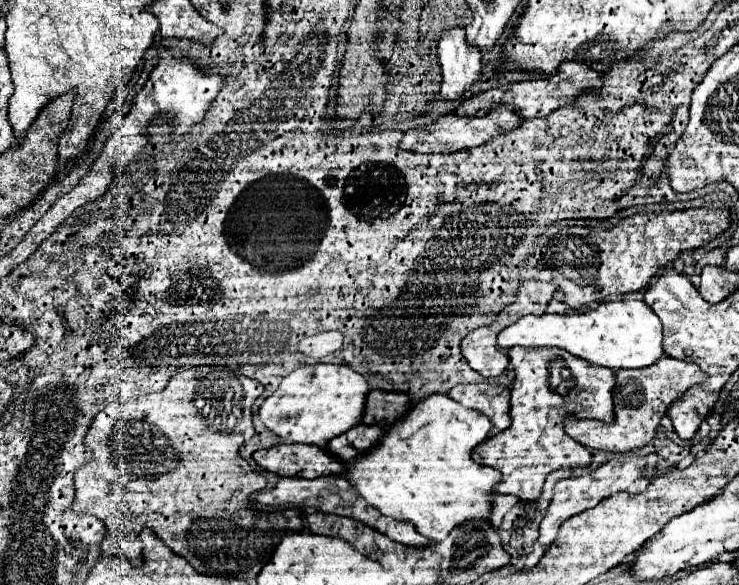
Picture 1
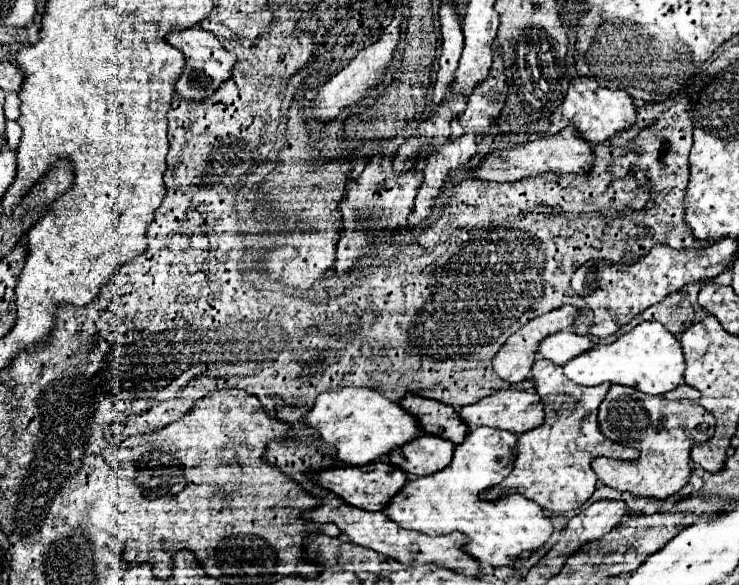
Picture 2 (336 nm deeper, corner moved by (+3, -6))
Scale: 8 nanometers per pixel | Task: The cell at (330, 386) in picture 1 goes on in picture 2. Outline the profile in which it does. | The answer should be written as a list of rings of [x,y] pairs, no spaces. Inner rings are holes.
[[[336,387],[320,393],[312,409],[304,415],[304,425],[314,429],[318,439],[334,449],[334,459],[348,465],[378,461],[394,447],[420,435],[420,427],[412,415],[408,415],[398,403],[368,387]]]

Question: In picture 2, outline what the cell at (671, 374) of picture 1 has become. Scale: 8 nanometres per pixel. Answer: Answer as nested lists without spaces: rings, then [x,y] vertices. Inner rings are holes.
[[[612,385],[606,399],[600,405],[598,423],[602,433],[622,445],[636,447],[640,459],[622,461],[596,457],[592,469],[598,479],[618,491],[630,491],[640,497],[666,499],[678,493],[690,477],[690,447],[694,443],[704,443],[714,433],[714,417],[698,405],[698,391],[690,385],[678,385],[670,393],[646,395],[634,387]]]

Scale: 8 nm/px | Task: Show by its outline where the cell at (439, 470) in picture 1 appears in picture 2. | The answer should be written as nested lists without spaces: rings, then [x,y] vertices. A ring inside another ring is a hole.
[[[492,427],[472,429],[466,439],[454,447],[452,461],[442,471],[416,477],[404,485],[384,507],[386,515],[400,527],[426,535],[444,535],[450,531],[468,535],[470,541],[464,545],[464,551],[490,567],[510,565],[520,553],[536,551],[552,533],[552,523],[542,507],[520,493],[496,501],[478,497],[480,491],[498,485],[510,473],[516,441],[518,437],[510,431]]]

